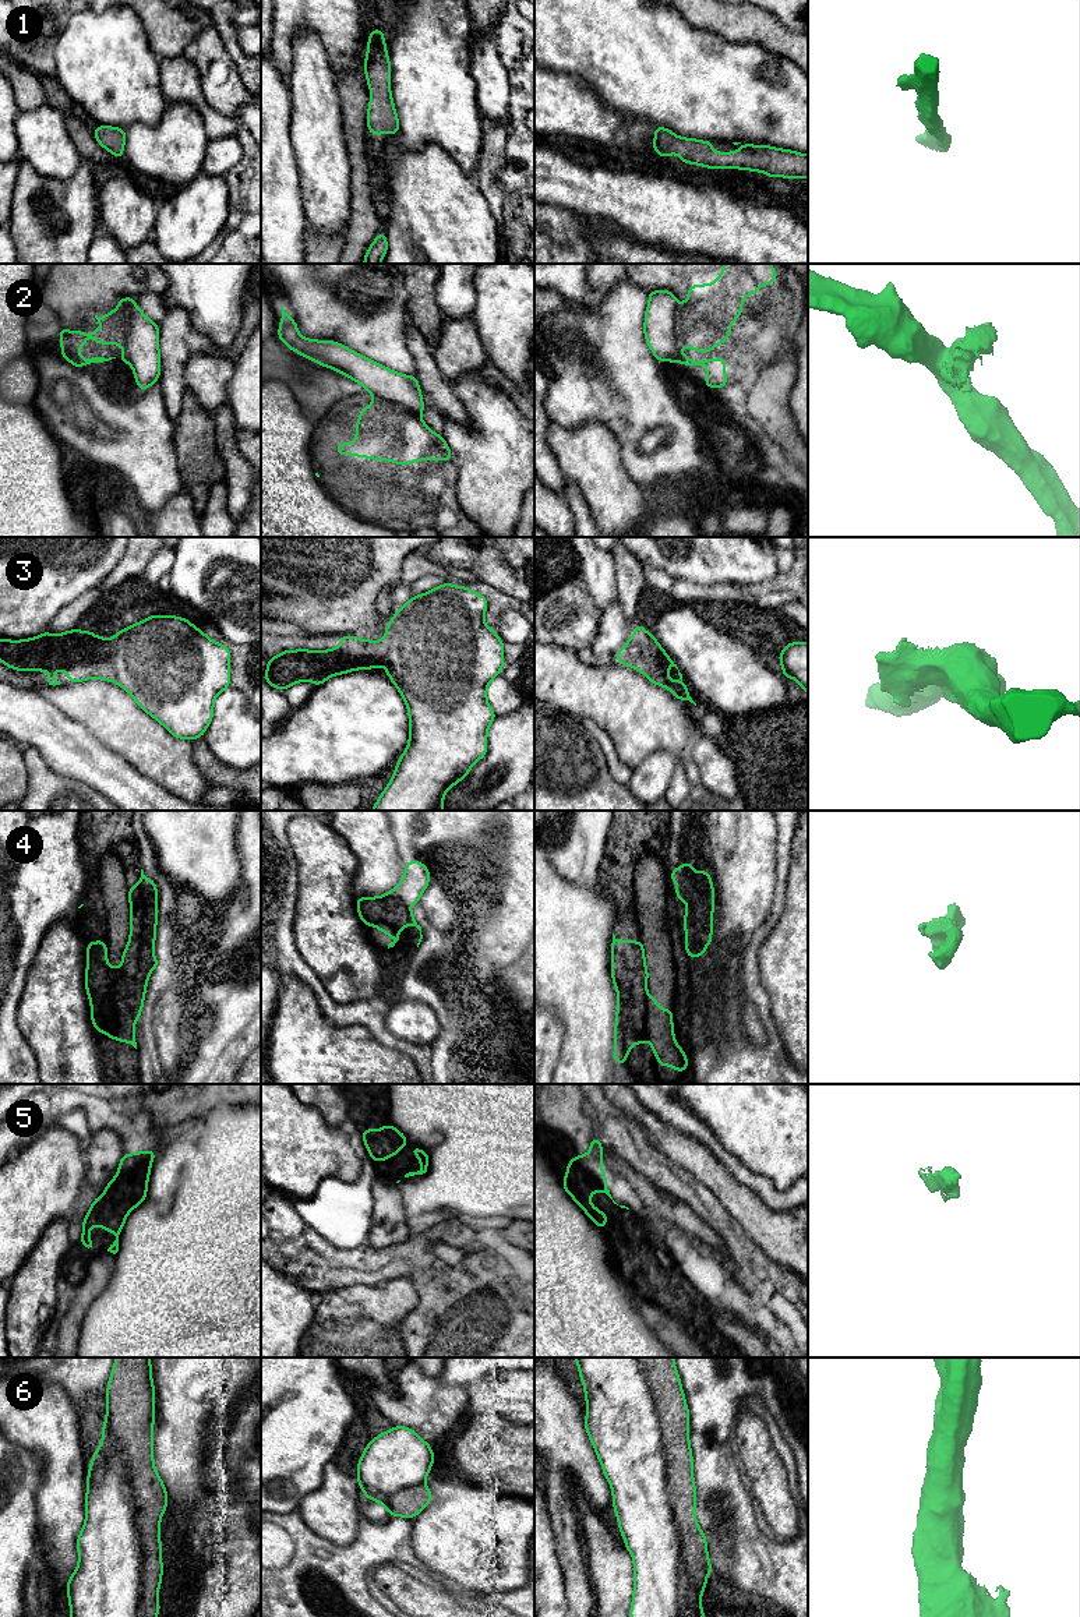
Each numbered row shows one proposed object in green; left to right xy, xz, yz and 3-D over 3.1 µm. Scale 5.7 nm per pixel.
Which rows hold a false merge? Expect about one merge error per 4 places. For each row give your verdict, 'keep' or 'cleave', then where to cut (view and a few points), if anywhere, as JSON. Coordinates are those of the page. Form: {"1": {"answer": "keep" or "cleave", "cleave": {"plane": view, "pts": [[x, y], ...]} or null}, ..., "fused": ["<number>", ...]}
{"1": {"answer": "keep", "cleave": null}, "2": {"answer": "cleave", "cleave": {"plane": "yz", "pts": [[677, 303], [676, 343], [678, 359]]}}, "3": {"answer": "keep", "cleave": null}, "4": {"answer": "keep", "cleave": null}, "5": {"answer": "keep", "cleave": null}, "6": {"answer": "cleave", "cleave": {"plane": "yz", "pts": [[636, 1358], [652, 1393], [666, 1458], [681, 1557], [680, 1616]]}}, "fused": ["2", "6"]}

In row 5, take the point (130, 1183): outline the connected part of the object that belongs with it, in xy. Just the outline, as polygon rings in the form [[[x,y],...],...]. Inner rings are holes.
[[[138,1151],[123,1154],[117,1175],[105,1187],[103,1196],[96,1197],[84,1218],[80,1243],[87,1250],[93,1250],[95,1244],[89,1239],[91,1226],[102,1226],[114,1233],[116,1240],[107,1251],[119,1251],[119,1236],[127,1219],[127,1214],[147,1198],[151,1164],[156,1151]]]

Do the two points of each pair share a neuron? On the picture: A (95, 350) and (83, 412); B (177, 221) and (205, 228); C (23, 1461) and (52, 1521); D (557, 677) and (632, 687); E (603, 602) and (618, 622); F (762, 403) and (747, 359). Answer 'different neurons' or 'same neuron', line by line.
A: different neurons
B: same neuron
C: different neurons
D: same neuron
E: different neurons
F: different neurons

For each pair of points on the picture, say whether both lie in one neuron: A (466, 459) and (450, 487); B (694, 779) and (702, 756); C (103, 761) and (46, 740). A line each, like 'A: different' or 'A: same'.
A: different
B: different
C: same

